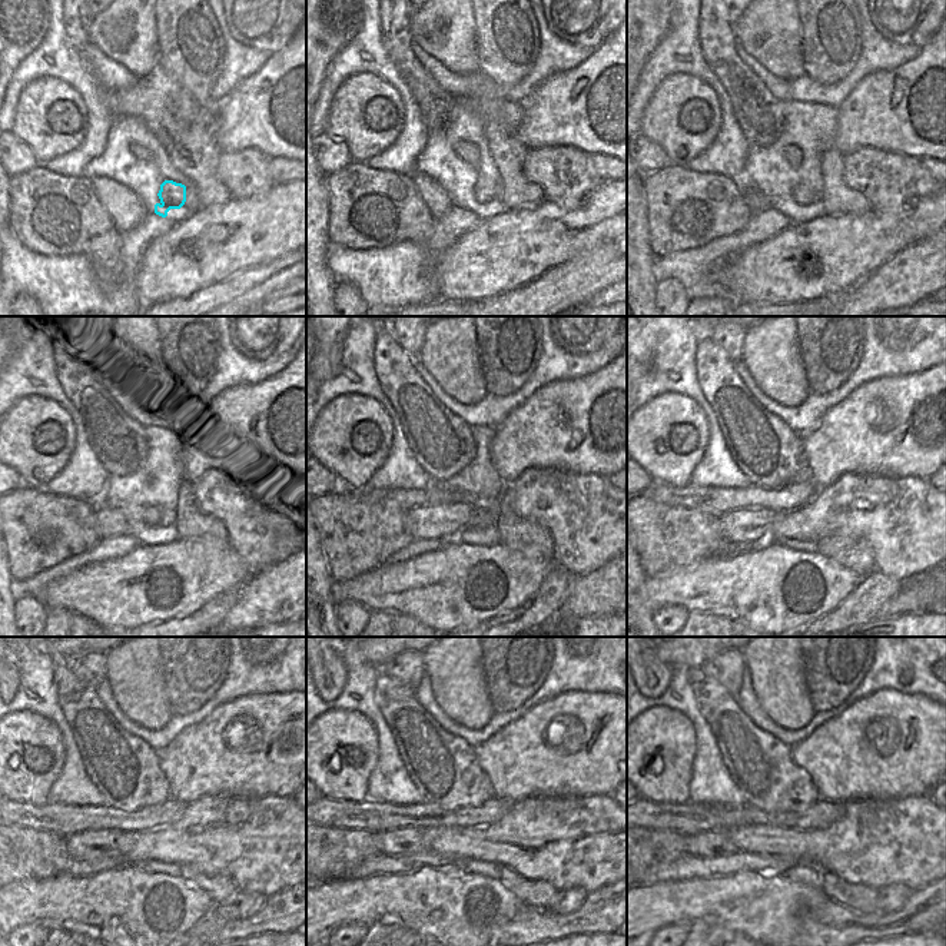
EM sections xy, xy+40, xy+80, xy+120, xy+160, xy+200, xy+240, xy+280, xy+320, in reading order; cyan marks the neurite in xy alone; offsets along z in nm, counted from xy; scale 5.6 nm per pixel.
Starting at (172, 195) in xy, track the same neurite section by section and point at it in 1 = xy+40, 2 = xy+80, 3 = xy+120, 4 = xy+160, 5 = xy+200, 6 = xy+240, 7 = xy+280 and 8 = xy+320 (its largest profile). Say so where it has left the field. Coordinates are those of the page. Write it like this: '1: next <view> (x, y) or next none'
1: next xy+40 (488, 203)
2: next xy+80 (806, 209)
3: next xy+120 (109, 521)
4: next xy+160 (437, 521)
5: next xy+200 (740, 527)
6: next xy+240 (90, 845)
7: next xy+280 (410, 840)
8: next xy+320 (713, 843)

